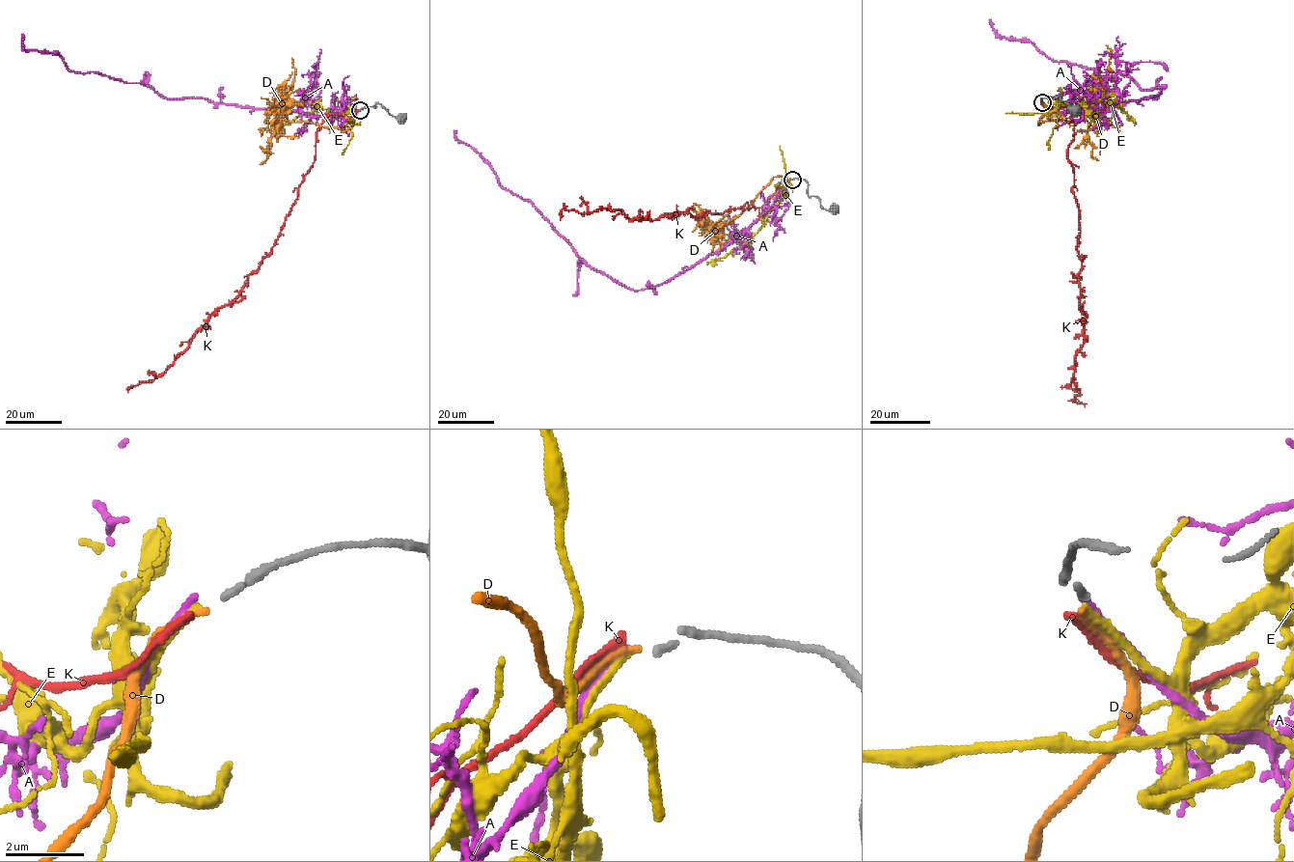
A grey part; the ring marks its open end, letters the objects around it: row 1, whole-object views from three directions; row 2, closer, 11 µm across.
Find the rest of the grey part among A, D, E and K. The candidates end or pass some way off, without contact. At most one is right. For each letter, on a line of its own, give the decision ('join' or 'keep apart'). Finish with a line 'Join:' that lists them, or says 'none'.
A: keep apart
D: keep apart
E: join
K: keep apart
Join: E

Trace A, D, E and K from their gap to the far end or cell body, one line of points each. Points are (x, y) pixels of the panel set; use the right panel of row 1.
A: (1042, 102), (1063, 112), (1140, 100), (1161, 89), (1052, 61), (1032, 43), (1000, 37), (989, 19)
D: (1042, 102), (1045, 111), (1039, 125), (1045, 121), (1097, 113), (1104, 106), (1102, 82), (1112, 54), (1106, 45)
E: (1042, 102), (1048, 107), (1056, 102), (1080, 105), (1109, 101), (1135, 121)
K: (1041, 102), (1073, 110), (1067, 158), (1080, 211), (1080, 308), (1086, 314), (1073, 402), (1085, 406)

